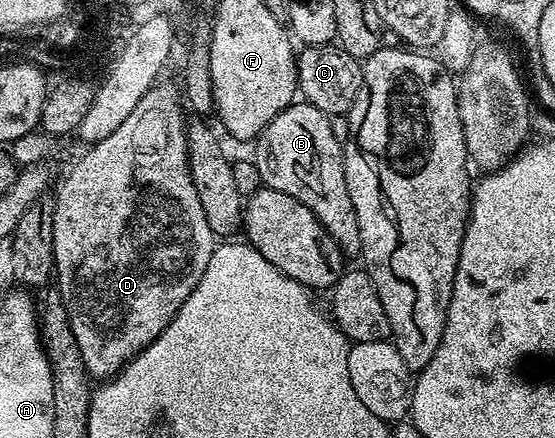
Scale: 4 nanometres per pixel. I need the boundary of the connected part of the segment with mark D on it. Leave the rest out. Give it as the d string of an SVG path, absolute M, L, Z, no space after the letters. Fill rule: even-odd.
M160 82L149 89L145 97L121 121L118 129L113 129L109 137L99 143L90 144L87 152L71 167L71 172L63 179L59 192L55 195L52 210L53 257L55 258L54 282L61 293L61 301L69 313L69 325L73 329L73 337L77 337L77 349L81 349L81 357L85 361L88 376L95 381L107 381L119 374L128 363L136 359L141 352L150 347L153 341L173 321L173 317L185 305L189 293L197 289L197 281L205 273L209 265L209 257L217 246L217 236L213 229L209 229L209 221L205 221L205 209L201 205L201 197L197 197L197 185L193 185L193 177L189 169L187 156L187 124L183 119L184 104L181 102L181 91L171 83Z

